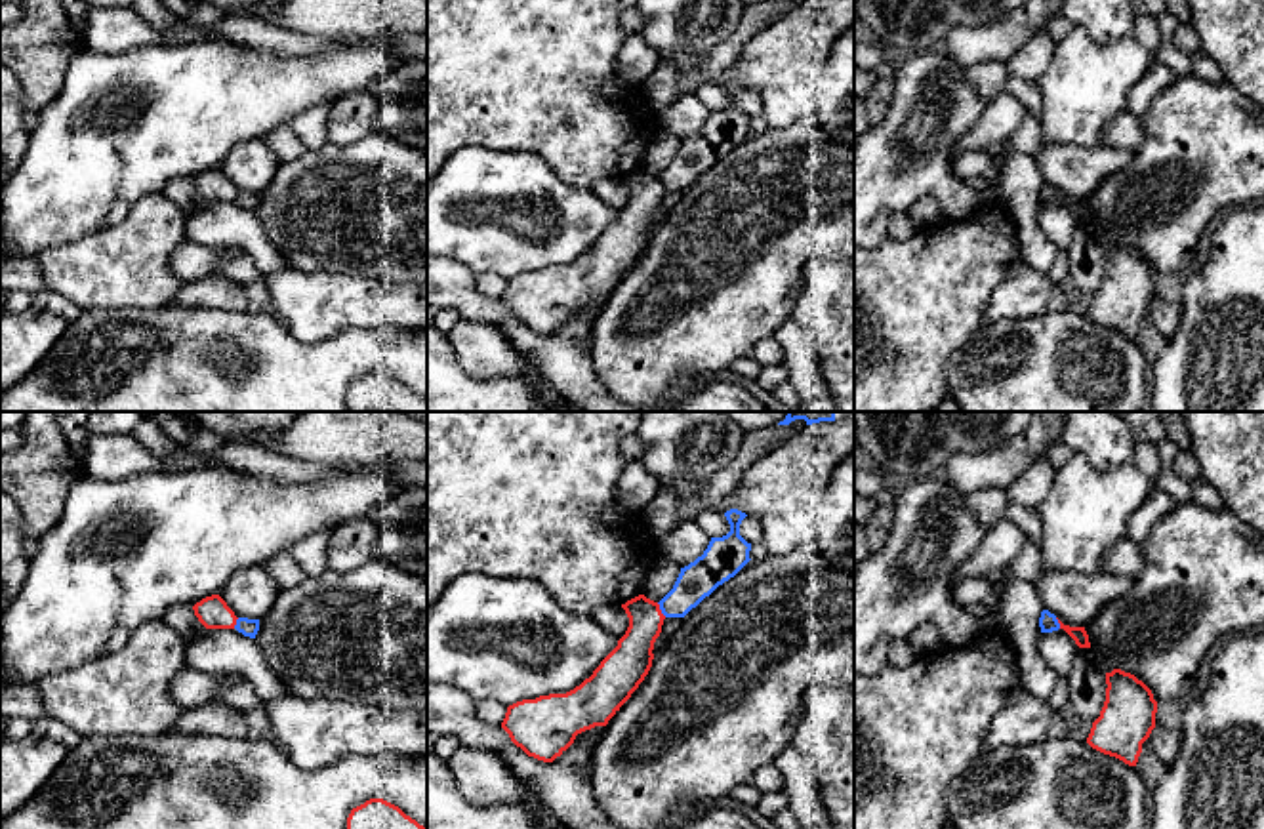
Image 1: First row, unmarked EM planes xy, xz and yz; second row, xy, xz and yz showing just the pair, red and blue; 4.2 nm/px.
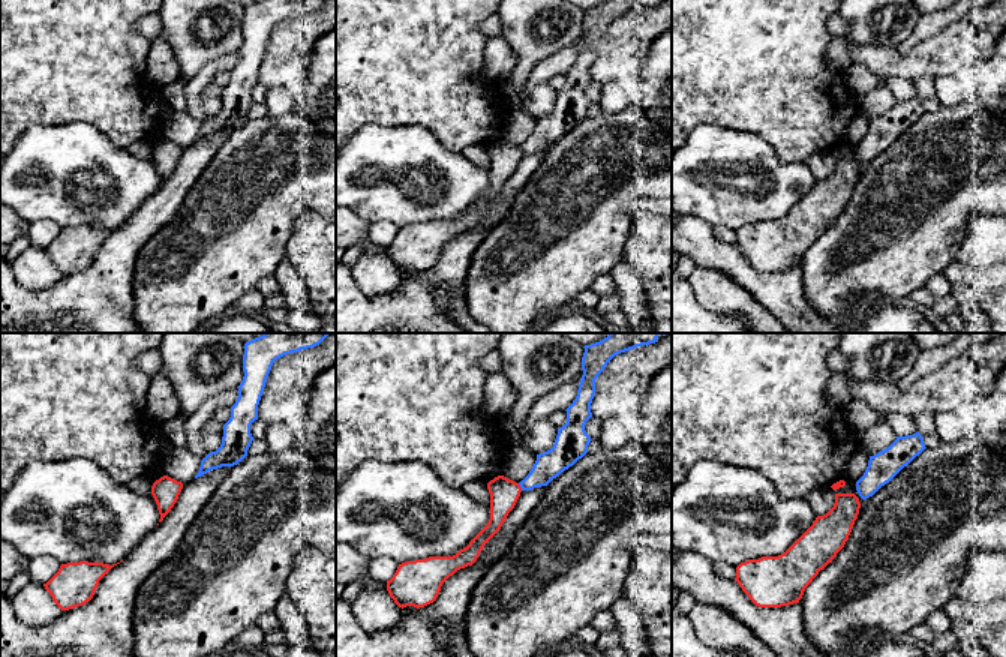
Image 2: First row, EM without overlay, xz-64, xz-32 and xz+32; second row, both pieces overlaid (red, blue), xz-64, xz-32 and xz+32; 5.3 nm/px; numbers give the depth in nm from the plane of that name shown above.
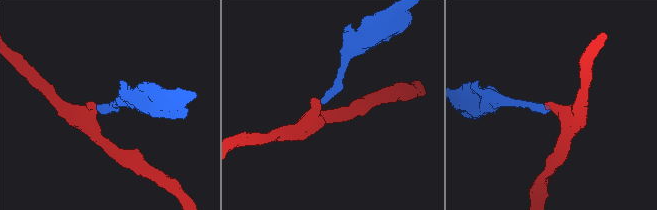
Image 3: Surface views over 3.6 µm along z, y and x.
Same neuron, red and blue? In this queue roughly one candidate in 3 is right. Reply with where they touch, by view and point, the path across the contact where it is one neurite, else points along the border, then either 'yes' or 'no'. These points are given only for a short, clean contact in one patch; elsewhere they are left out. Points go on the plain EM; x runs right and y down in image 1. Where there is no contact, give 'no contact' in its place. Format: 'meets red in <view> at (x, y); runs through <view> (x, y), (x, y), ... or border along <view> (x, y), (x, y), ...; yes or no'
meets red in xz at (660, 183); border along xz (656, 176), (666, 189); no

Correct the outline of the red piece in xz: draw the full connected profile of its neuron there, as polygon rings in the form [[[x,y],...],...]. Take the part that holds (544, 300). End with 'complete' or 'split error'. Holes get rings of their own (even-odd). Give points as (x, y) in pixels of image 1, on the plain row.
[[[644,168],[622,181],[629,200],[589,252],[566,267],[522,273],[507,280],[501,301],[528,330],[553,335],[578,307],[606,299],[648,248],[665,189]]] | complete

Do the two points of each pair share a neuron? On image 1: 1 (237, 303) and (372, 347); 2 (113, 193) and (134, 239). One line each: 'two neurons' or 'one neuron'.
1: two neurons
2: two neurons

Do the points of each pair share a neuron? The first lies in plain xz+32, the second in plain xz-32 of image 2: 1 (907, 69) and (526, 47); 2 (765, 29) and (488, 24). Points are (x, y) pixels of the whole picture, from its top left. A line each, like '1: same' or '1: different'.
1: different
2: different

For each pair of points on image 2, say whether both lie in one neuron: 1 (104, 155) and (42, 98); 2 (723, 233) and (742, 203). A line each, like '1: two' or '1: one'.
1: two
2: two

